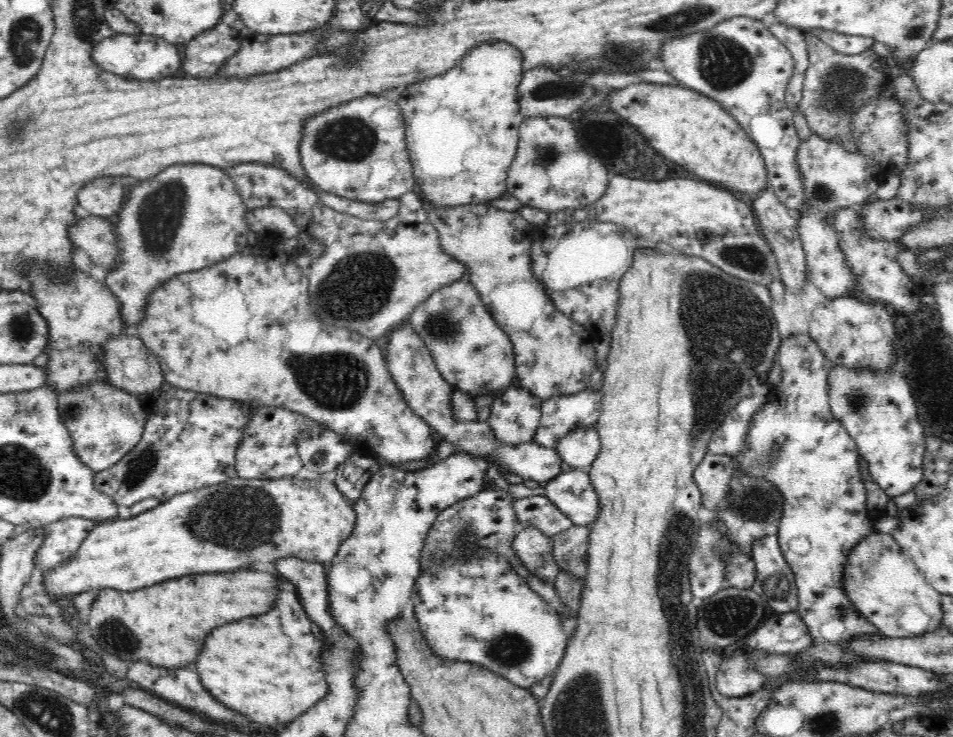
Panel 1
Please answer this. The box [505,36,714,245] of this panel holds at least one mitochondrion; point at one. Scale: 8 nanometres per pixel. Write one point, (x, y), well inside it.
(561, 88)

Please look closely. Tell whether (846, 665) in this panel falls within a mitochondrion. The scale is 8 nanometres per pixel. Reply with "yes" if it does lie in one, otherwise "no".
no

